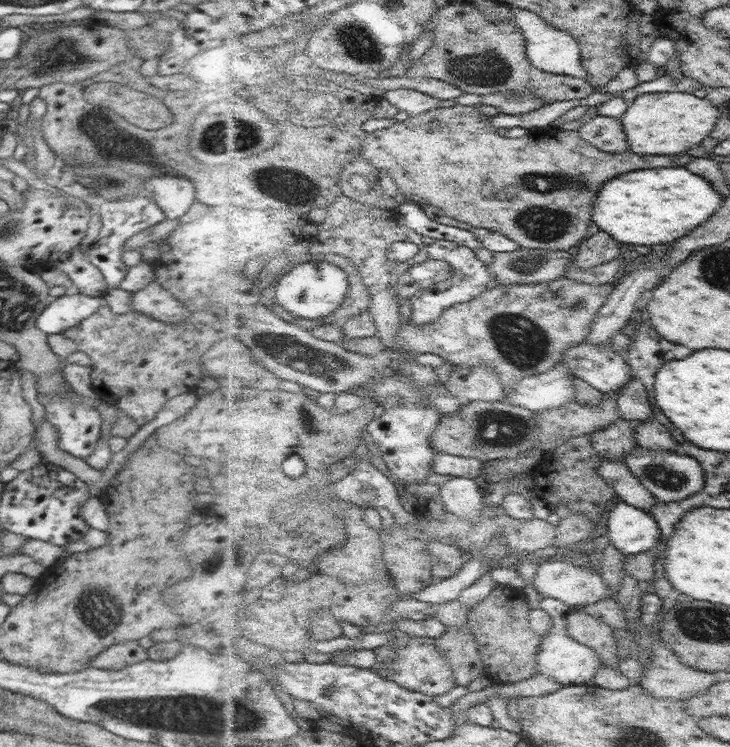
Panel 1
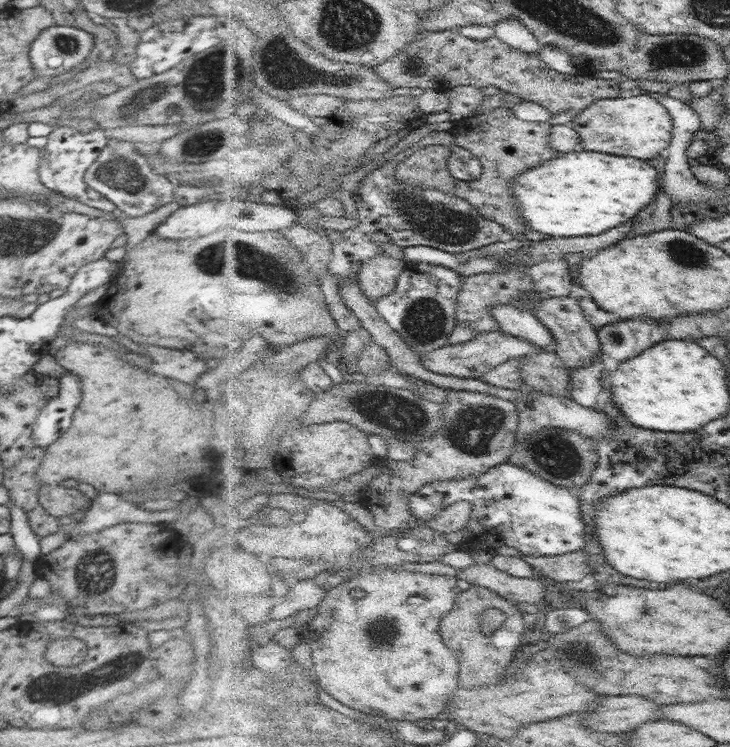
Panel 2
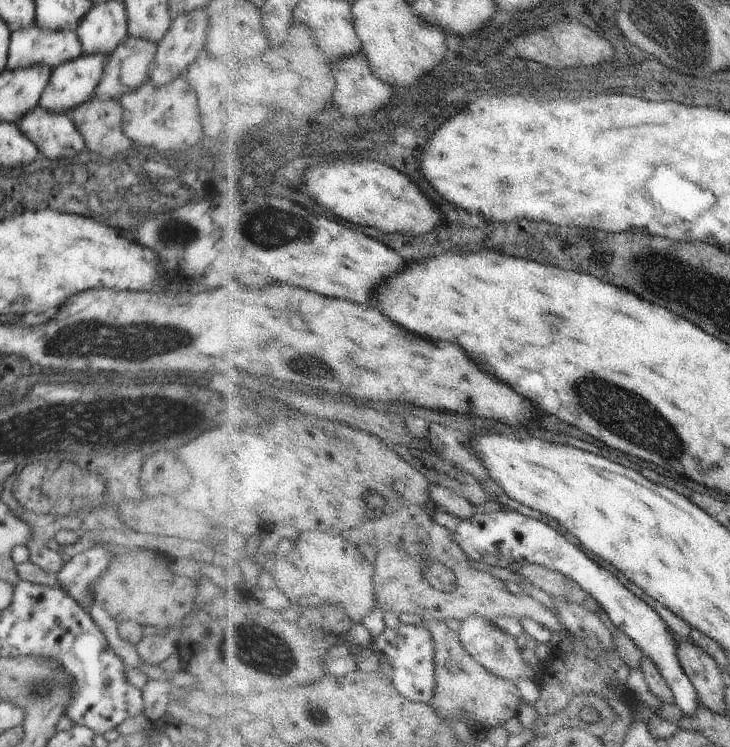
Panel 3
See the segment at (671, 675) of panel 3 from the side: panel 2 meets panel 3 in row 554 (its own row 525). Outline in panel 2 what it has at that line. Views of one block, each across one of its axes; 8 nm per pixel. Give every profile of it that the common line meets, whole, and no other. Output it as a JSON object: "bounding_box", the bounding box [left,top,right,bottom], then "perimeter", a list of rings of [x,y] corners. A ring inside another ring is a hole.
{"bounding_box":[410,462,589,557],"perimeter":[[[508,462],[495,466],[482,476],[467,476],[466,478],[450,478],[431,482],[421,488],[414,498],[410,499],[411,511],[422,520],[429,521],[438,516],[448,506],[460,502],[470,501],[474,506],[472,520],[466,526],[471,530],[471,536],[457,544],[458,549],[468,553],[483,550],[485,552],[497,550],[501,546],[516,548],[524,557],[530,555],[560,556],[570,552],[584,551],[588,547],[589,530],[584,520],[583,502],[580,492],[576,489],[558,486],[550,480],[538,476],[534,471],[522,468]]]}

